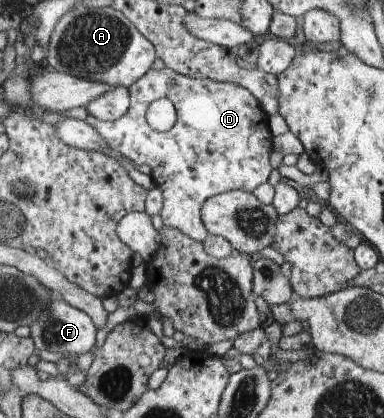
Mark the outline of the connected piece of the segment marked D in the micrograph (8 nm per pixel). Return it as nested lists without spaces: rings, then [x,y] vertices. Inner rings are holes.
[[[168,66],[150,70],[129,90],[131,106],[124,117],[113,122],[103,122],[89,114],[88,123],[98,130],[112,150],[118,151],[133,164],[146,164],[152,169],[150,176],[163,193],[160,215],[164,225],[179,229],[186,235],[204,242],[210,234],[203,220],[203,205],[206,200],[234,190],[252,193],[256,187],[264,185],[270,179],[277,158],[273,149],[274,137],[270,127],[267,127],[269,113],[246,86],[236,82],[215,82],[188,77]],[[162,98],[172,101],[178,114],[174,127],[165,132],[153,128],[147,118],[149,107]]]

